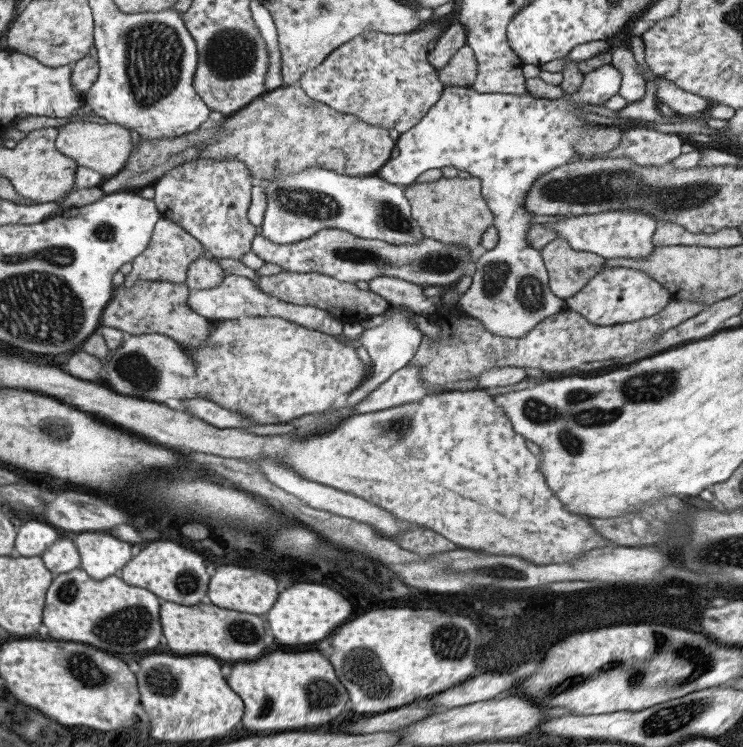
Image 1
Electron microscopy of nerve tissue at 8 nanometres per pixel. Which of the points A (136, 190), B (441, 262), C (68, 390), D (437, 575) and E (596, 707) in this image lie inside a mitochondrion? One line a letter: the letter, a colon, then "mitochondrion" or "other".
A: other
B: mitochondrion
C: other
D: mitochondrion
E: other

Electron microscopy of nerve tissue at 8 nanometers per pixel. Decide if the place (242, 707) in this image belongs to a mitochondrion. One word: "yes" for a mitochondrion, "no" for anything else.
no

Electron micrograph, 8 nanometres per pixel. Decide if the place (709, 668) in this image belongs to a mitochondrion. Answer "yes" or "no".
yes

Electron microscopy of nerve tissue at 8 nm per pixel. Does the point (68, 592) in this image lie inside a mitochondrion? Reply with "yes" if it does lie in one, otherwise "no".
yes

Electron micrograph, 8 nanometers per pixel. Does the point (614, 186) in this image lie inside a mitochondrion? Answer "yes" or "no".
yes

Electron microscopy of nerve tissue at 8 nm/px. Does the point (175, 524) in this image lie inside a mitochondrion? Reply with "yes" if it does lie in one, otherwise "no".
no

